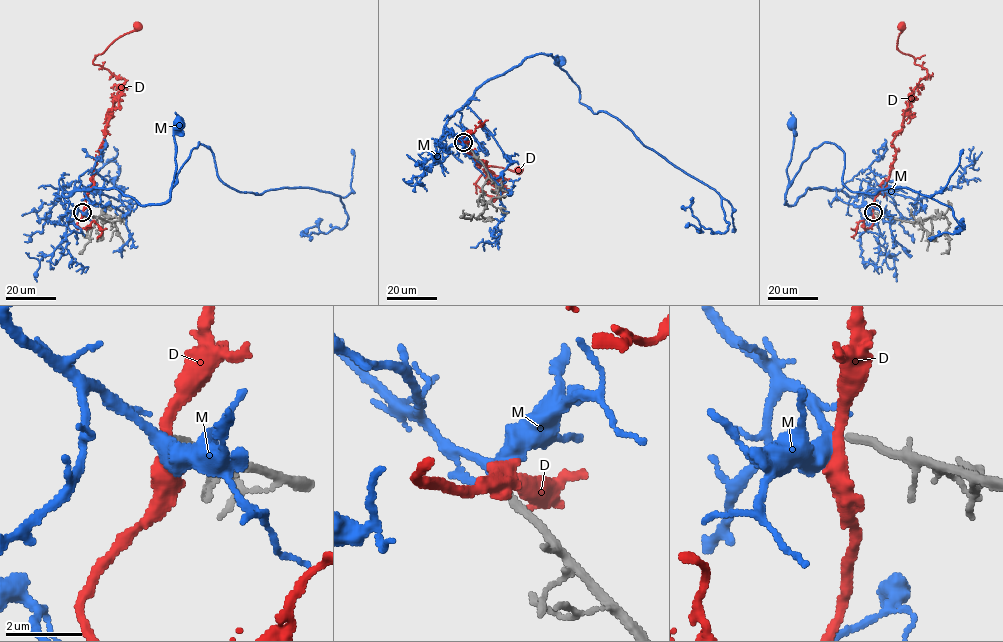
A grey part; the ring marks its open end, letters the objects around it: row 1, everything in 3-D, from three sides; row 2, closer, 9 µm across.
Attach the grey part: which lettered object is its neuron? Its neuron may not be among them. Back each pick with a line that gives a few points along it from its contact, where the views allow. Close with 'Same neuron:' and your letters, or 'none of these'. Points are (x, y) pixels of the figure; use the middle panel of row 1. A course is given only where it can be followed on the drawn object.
M: Its course: (463, 141), (443, 131), (444, 125), (474, 91), (488, 81), (538, 54), (557, 56), (555, 63), (560, 61)
Same neuron: M

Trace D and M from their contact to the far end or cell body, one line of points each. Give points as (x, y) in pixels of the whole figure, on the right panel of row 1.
D: (872, 212), (896, 159), (892, 141), (901, 128), (908, 97), (928, 75), (897, 48), (903, 22)
M: (872, 212), (862, 195), (822, 187), (808, 188), (793, 205), (785, 204), (792, 124)

